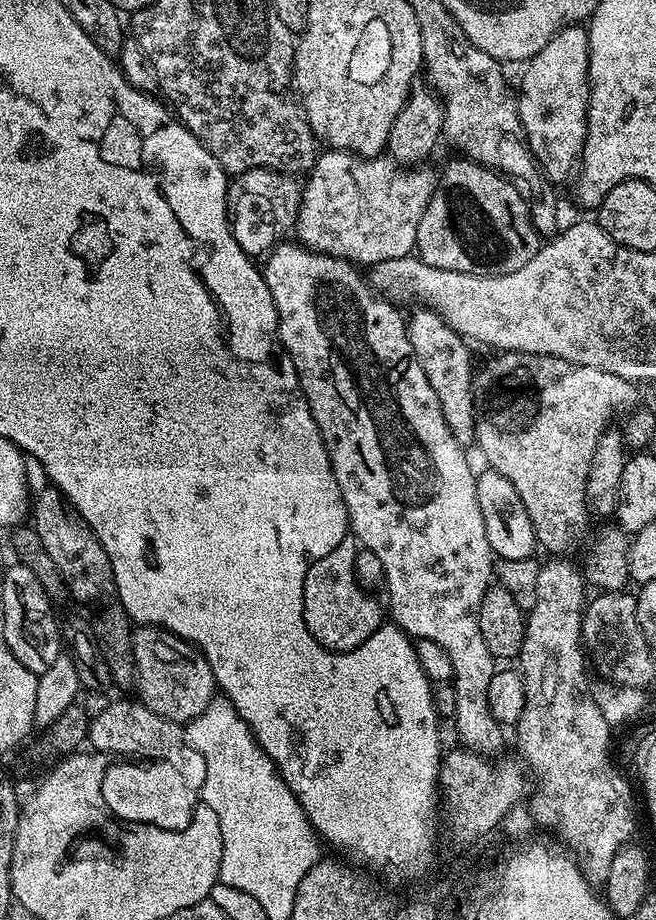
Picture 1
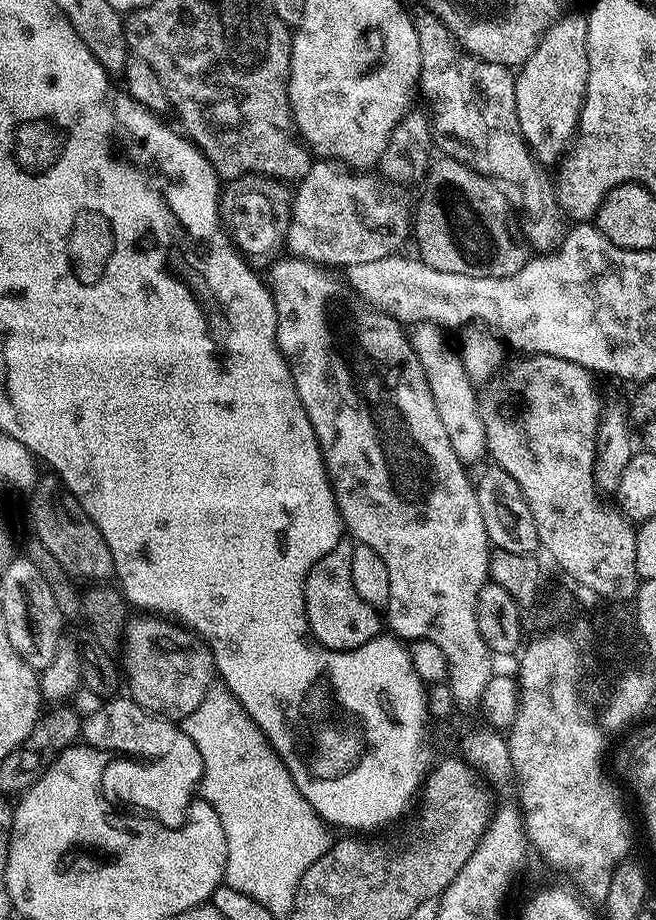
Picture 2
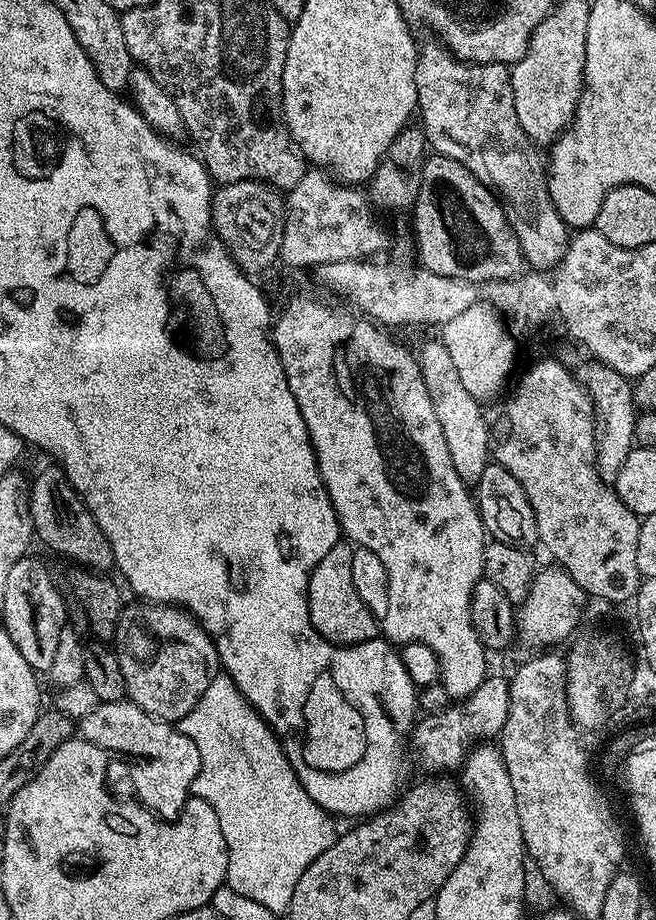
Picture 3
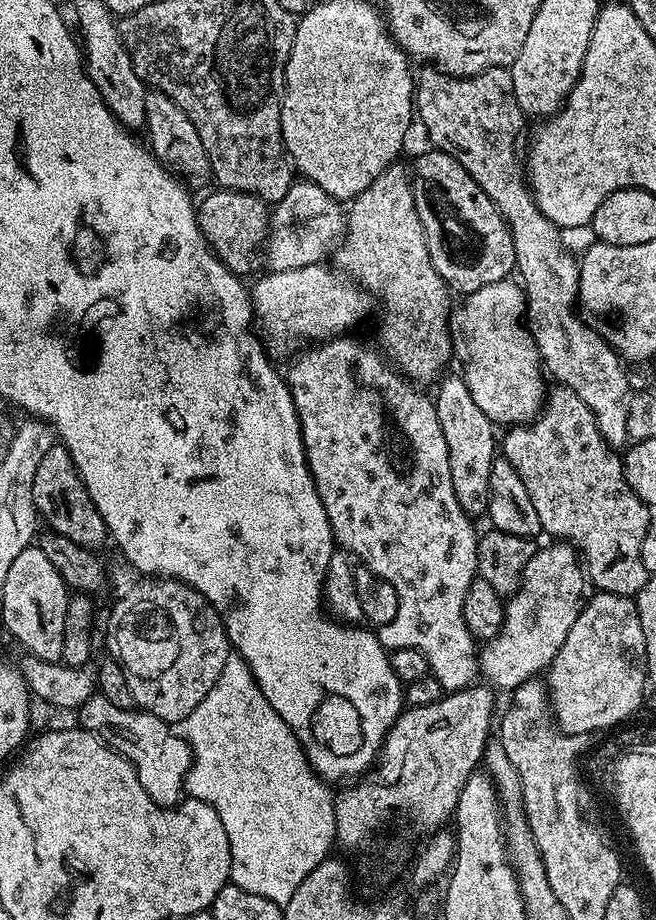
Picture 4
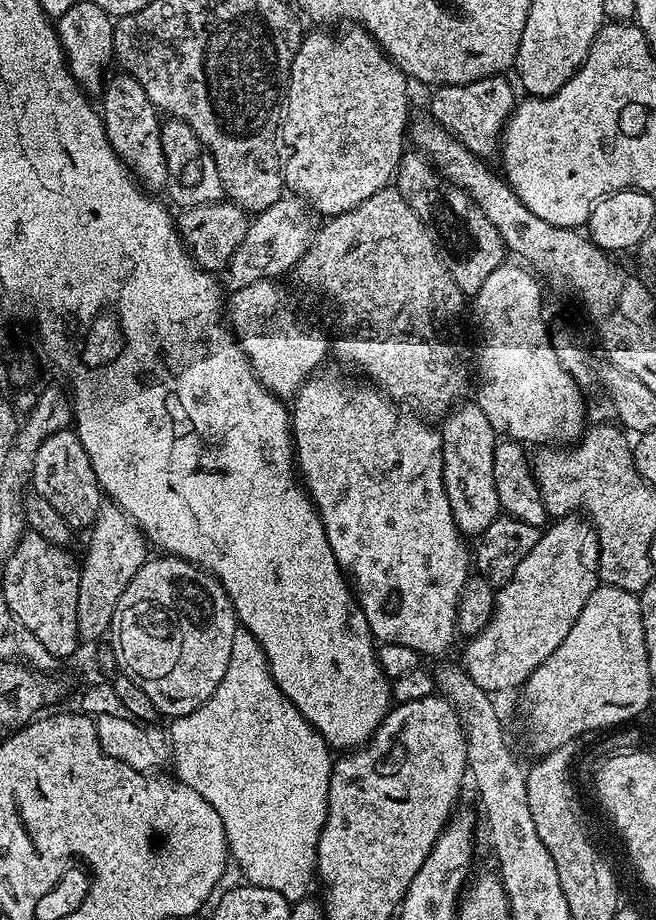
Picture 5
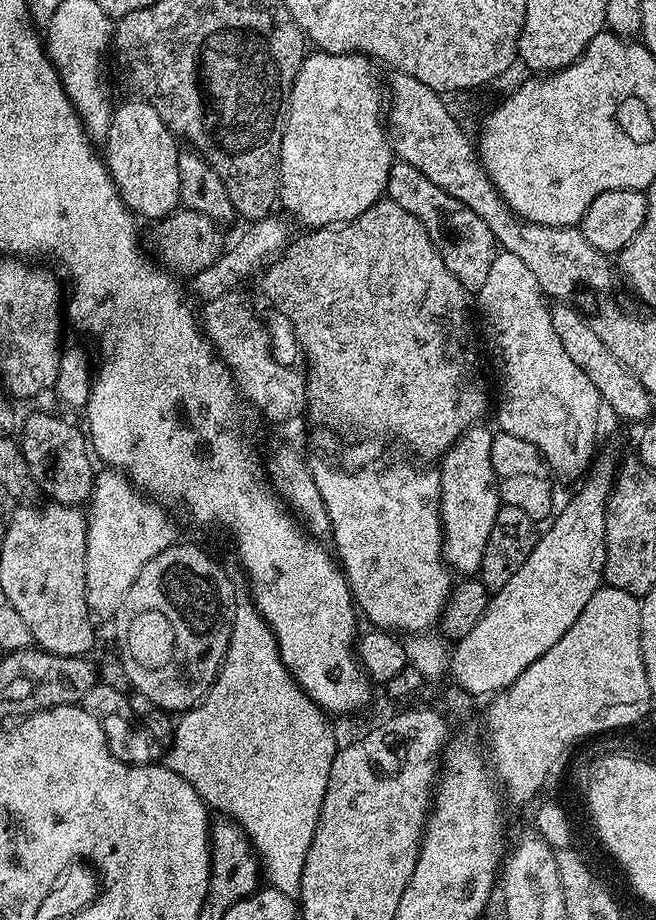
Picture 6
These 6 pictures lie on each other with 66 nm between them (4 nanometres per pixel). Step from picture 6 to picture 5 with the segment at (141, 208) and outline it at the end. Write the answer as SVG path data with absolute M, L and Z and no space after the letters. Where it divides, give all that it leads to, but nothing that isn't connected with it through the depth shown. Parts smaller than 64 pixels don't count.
M123 70L117 73L117 76L109 75L102 88L104 133L108 135L110 146L118 158L145 189L163 189L168 183L168 171L160 141L161 113L152 105L146 90L142 90L133 76Z

